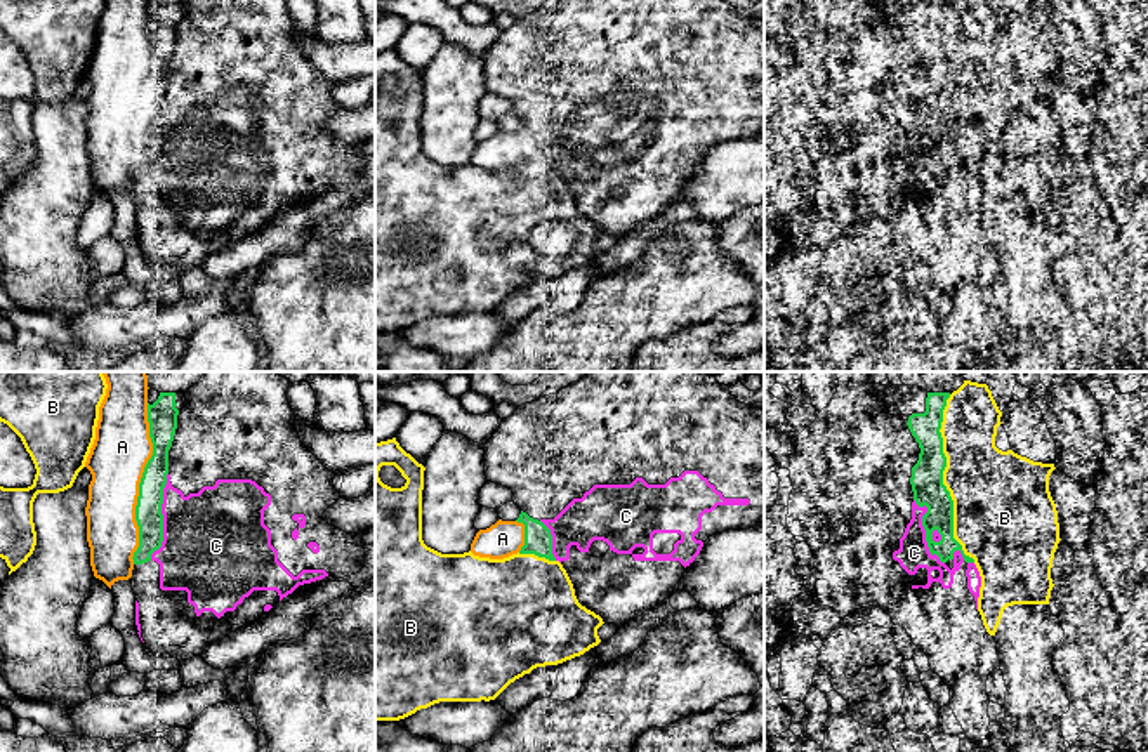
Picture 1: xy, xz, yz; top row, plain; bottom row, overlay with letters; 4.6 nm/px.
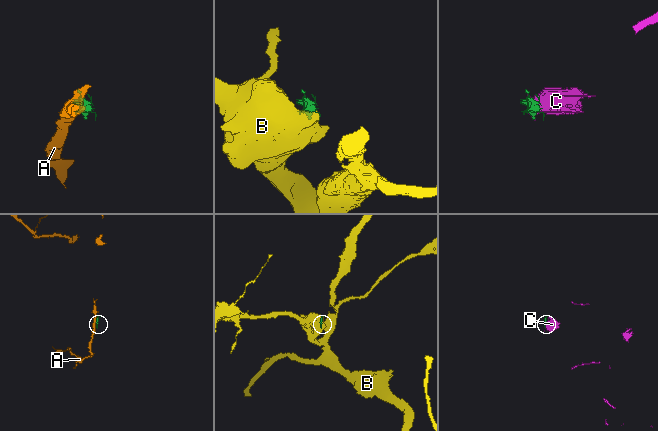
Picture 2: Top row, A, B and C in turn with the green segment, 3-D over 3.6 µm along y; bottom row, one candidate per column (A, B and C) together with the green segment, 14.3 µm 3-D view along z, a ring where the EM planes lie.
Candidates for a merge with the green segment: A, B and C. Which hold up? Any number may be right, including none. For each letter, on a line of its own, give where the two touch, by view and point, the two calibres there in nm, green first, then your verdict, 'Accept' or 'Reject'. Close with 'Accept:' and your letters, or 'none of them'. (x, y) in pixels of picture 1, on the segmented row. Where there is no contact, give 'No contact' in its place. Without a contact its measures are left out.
A: Touches green at xy (139, 483). Thickness 130 nm (green) against 260 nm. Reject
B: Touches green at yz (942, 480). Thickness 150 nm (green) against 400 nm. Reject
C: Touches green at xy (162, 516). Thickness 130 nm (green) against 440 nm. Accept
Accept: C

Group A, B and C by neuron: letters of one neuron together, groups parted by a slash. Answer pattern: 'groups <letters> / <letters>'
groups A / B / C

